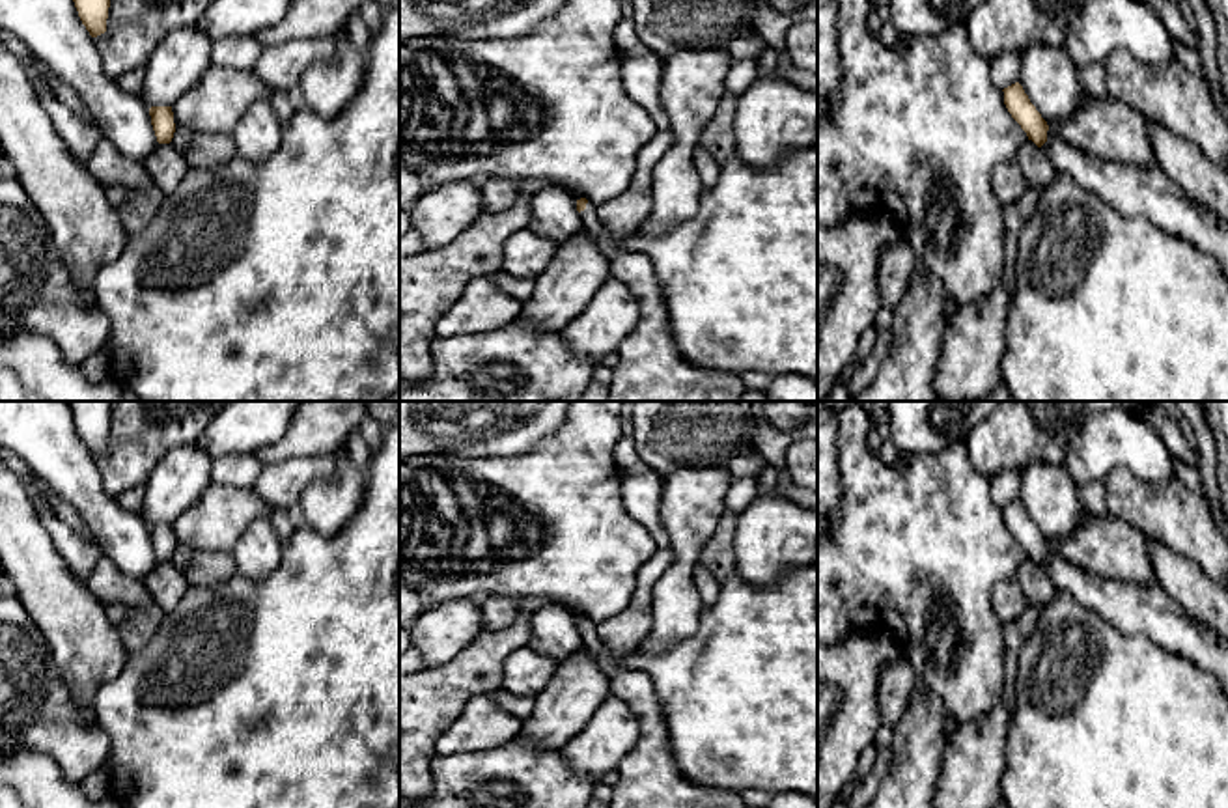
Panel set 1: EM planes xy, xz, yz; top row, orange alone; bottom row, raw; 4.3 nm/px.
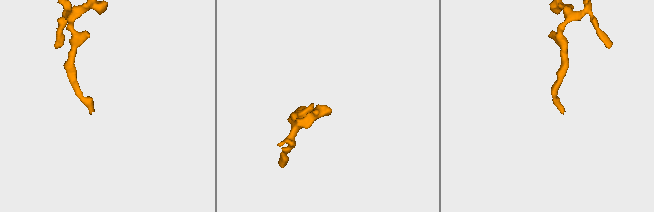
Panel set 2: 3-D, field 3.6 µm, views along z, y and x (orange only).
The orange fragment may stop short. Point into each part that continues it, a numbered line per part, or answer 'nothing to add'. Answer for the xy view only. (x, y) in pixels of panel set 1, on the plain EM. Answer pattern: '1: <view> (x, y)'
nothing to add

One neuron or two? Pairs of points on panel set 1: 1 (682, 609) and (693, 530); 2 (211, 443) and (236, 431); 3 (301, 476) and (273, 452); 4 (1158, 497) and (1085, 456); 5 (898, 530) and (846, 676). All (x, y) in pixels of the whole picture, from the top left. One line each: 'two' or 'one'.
1: one
2: one
3: two
4: two
5: two

